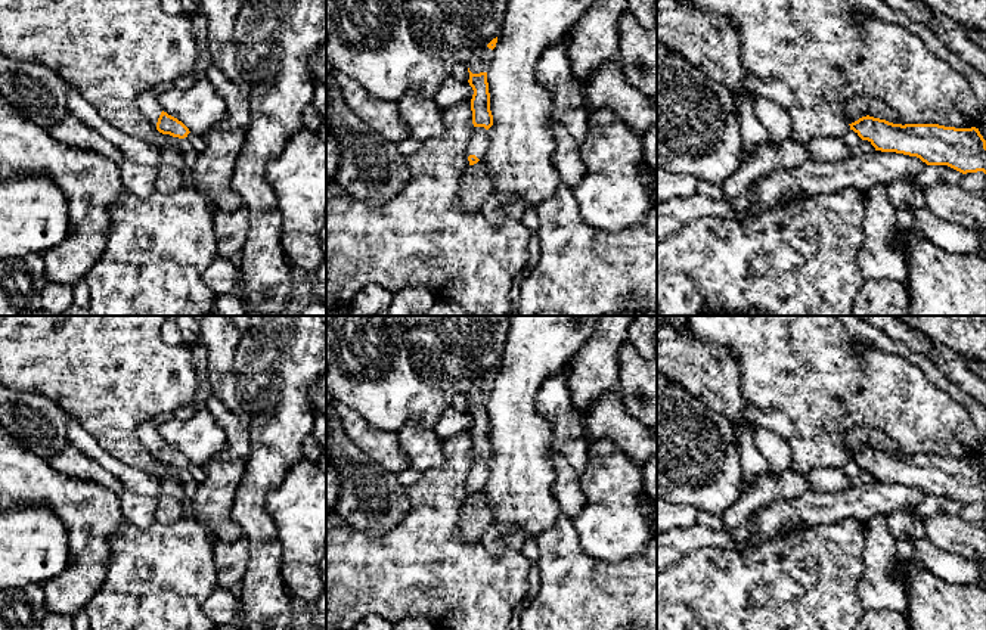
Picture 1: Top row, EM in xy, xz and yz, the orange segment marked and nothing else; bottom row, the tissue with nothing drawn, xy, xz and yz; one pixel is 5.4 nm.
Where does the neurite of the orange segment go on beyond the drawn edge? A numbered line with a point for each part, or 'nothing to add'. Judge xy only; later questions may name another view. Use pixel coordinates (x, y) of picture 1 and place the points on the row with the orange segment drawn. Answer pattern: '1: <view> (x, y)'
1: xy (148, 104)

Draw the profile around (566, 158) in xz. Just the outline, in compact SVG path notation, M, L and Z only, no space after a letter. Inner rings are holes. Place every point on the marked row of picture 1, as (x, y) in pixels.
M551 120L551 130L555 139L555 150L552 164L558 173L561 183L570 189L579 184L585 176L585 164L579 152L579 140L576 140L559 122Z

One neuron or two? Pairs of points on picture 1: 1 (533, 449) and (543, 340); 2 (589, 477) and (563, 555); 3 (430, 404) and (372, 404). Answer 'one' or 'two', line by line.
1: one
2: two
3: one

